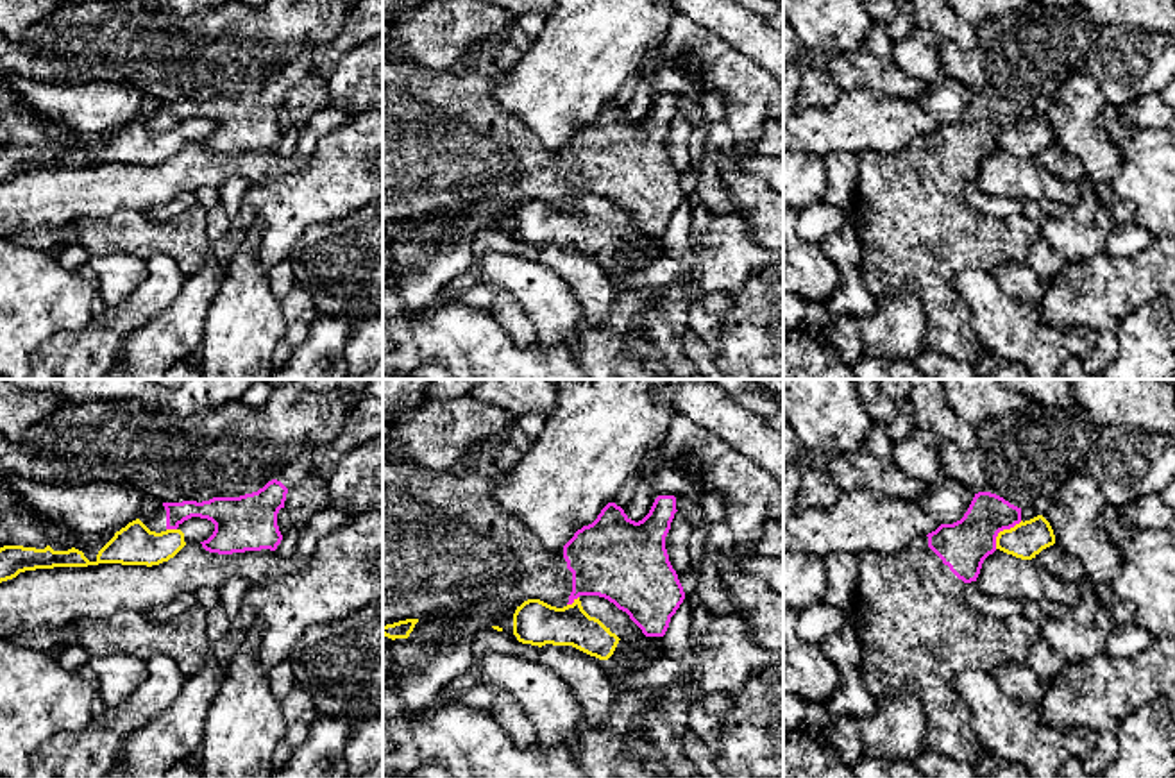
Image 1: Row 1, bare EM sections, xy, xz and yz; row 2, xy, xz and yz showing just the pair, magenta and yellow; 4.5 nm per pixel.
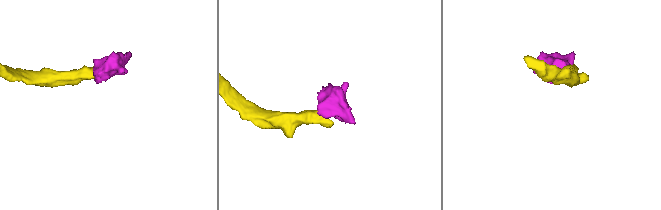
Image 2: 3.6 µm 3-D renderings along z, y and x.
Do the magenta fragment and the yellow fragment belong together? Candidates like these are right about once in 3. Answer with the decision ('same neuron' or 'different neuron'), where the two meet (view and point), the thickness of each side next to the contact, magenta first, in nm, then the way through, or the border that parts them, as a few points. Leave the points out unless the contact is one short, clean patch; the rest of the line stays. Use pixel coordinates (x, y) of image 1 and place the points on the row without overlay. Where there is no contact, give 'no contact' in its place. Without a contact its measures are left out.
different neuron; meets magenta in yz at (1002, 129); 220 nm thick on the magenta side, 160 nm on the other; border along yz (1022, 120), (1004, 127), (997, 136), (995, 147)

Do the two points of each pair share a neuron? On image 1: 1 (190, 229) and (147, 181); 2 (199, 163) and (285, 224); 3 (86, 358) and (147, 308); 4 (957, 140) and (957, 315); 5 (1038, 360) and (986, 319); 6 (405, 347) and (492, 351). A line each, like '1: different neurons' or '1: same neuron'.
1: different neurons
2: different neurons
3: same neuron
4: same neuron
5: same neuron
6: same neuron

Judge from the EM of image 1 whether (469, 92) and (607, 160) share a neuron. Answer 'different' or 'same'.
same

